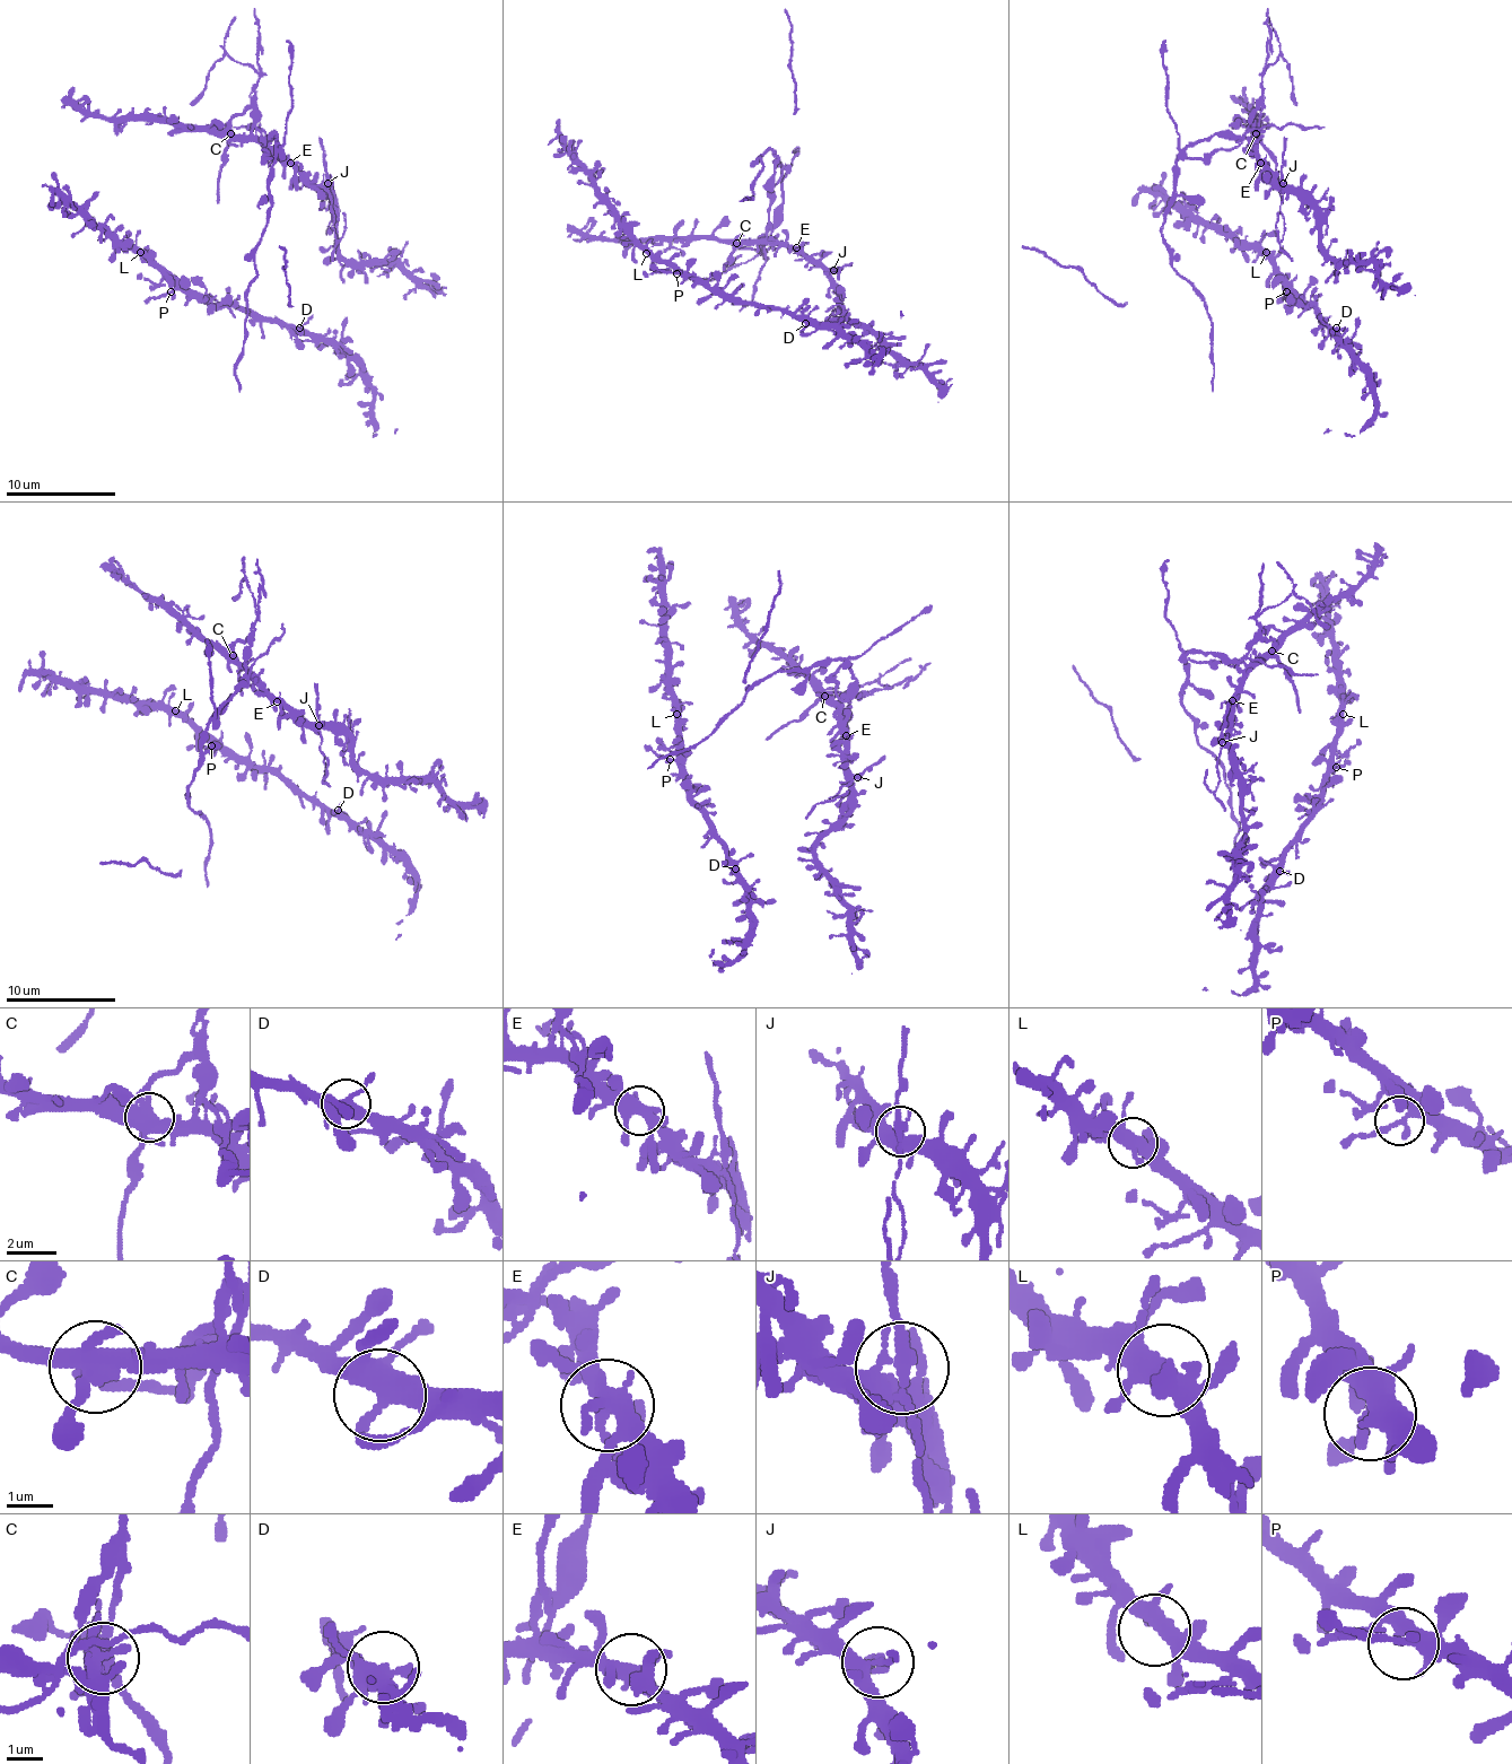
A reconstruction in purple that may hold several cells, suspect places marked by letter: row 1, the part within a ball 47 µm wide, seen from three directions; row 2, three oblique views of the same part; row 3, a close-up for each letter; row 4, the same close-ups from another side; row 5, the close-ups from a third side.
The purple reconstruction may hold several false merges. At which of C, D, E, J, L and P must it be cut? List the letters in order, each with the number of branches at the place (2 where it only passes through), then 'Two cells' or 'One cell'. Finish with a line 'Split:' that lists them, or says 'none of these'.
C: Branches: 6. Two cells
D: Branches: 5. One cell
E: Branches: 5. One cell
J: Branches: 3. Two cells
L: Branches: 5. One cell
P: Branches: 3. One cell
Split: C, J

